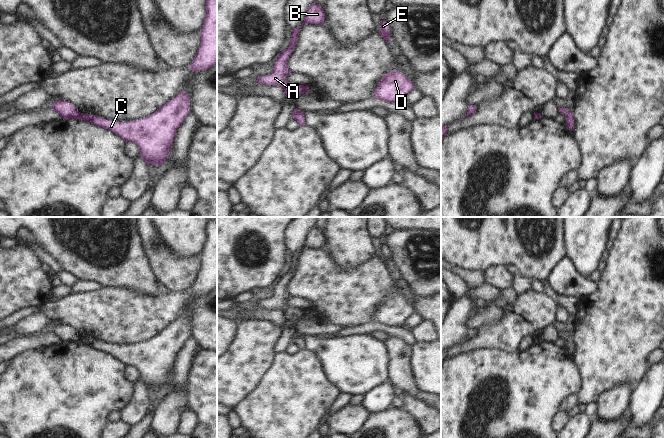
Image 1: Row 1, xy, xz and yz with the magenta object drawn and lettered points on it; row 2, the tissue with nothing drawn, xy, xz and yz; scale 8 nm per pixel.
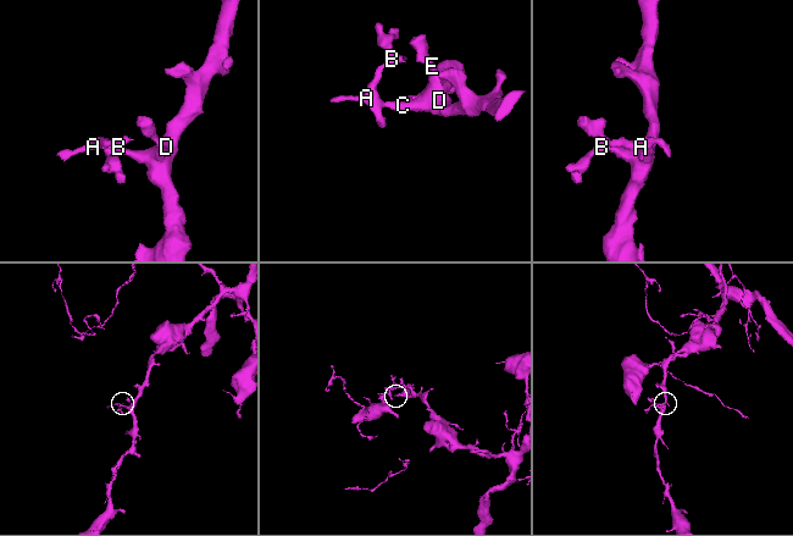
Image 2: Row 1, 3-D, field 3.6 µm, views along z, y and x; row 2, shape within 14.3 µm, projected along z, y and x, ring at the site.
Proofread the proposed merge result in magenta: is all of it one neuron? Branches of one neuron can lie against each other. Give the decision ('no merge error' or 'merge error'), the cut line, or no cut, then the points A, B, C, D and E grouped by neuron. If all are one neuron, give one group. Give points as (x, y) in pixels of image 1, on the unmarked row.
merge error; cut in xy along (79, 337), (80, 342); A B / C D E

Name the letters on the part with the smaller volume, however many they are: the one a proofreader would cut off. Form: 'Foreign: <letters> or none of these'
Foreign: A, B

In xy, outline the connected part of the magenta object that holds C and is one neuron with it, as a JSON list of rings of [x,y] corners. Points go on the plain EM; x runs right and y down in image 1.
[[[181,315],[153,338],[135,345],[117,346],[80,337],[80,343],[114,356],[126,367],[135,367],[147,389],[156,391],[169,381],[176,356],[190,337],[190,320]]]

